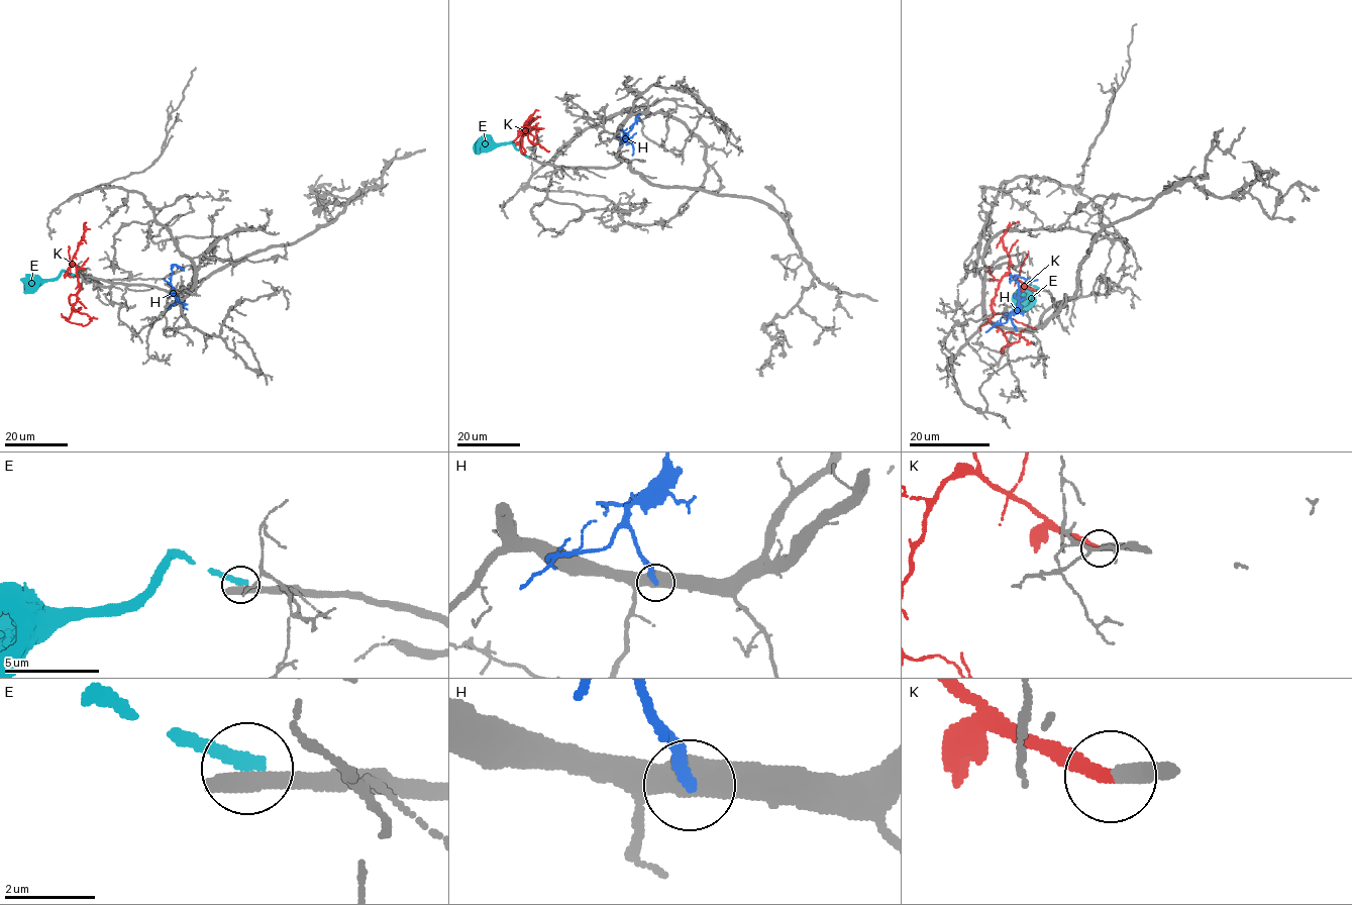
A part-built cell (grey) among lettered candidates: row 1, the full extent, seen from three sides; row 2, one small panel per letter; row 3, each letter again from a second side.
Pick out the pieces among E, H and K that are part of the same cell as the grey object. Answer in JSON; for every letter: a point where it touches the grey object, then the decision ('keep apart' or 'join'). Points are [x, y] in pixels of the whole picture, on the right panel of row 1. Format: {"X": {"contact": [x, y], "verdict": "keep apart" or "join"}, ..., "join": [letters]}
{"E": {"contact": [1038, 289], "verdict": "keep apart"}, "H": {"contact": [1016, 330], "verdict": "keep apart"}, "K": {"contact": [1035, 290], "verdict": "join"}, "join": ["K"]}

